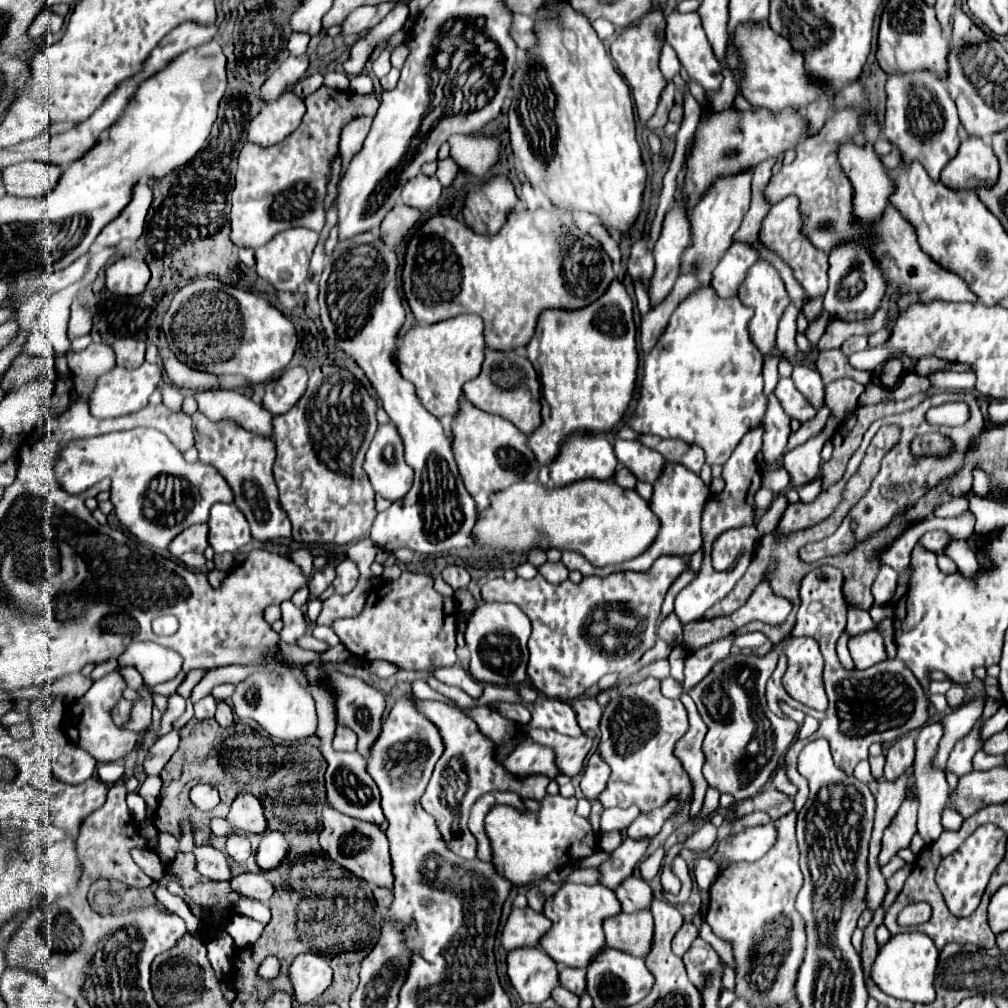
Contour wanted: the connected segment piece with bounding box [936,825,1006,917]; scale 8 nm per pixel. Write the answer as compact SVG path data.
M982 825L952 855L948 855L948 859L942 859L936 871L936 883L952 914L967 917L978 907L992 871L1004 855L1004 843L1006 837L998 827Z

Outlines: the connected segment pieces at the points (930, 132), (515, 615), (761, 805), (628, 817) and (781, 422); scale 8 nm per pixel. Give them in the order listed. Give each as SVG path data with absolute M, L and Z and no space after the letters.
M910 71L902 75L888 75L886 79L886 119L884 119L882 133L888 137L892 145L896 145L902 151L904 161L920 161L934 181L938 181L942 167L958 151L958 145L960 145L960 137L956 133L958 125L960 125L960 119L956 113L956 105L950 99L940 75L934 75L934 71Z
M480 603L468 619L466 645L470 649L470 673L482 683L514 687L526 679L530 619L512 603Z
M768 787L768 789L760 791L756 797L750 797L750 799L746 799L746 801L740 801L740 803L736 805L736 809L734 809L734 819L732 819L732 823L734 823L736 819L748 815L748 813L754 813L754 811L766 811L766 813L772 817L772 821L776 821L778 817L790 813L792 809L794 809L792 797L784 795L782 791L778 791L778 789L774 789L774 787Z
M628 807L628 809L606 809L602 813L600 827L602 831L624 831L630 827L630 823L640 815L638 807Z
M770 395L770 403L768 403L768 411L764 415L764 459L774 465L780 461L788 437L790 437L790 417L782 411L778 399L774 395Z

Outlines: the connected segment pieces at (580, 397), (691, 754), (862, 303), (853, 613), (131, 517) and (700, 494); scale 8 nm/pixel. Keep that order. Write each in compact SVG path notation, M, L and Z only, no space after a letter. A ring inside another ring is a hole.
M614 279L610 287L606 289L606 295L590 303L590 307L582 307L578 311L542 311L538 317L538 327L534 333L534 339L526 345L526 357L542 375L542 395L546 403L550 405L550 425L540 425L534 433L528 435L528 447L538 457L540 465L550 465L550 461L556 457L562 441L566 435L570 435L576 429L590 432L612 430L620 422L622 423L632 400L634 393L634 381L636 381L636 367L638 367L638 353L636 353L636 327L632 321L632 299L626 293L624 285ZM586 383L586 391L578 391L576 385Z
M682 693L680 701L682 701L682 705L688 711L688 723L690 723L690 727L688 727L688 733L682 735L682 739L678 739L678 743L676 743L676 755L678 755L678 759L684 765L684 769L690 773L690 777L696 783L696 799L694 799L694 803L692 803L692 807L689 810L690 818L692 818L696 817L696 813L698 813L698 809L702 805L702 793L700 793L702 783L704 783L704 779L702 779L702 765L704 765L702 741L704 741L704 735L706 735L706 725L700 719L700 715L696 711L696 705L690 699L688 693Z
M850 243L850 245L836 247L830 253L828 277L830 277L830 289L824 297L824 311L828 311L830 317L842 319L848 323L874 317L874 313L878 311L880 299L884 295L884 279L878 271L878 265L874 263L874 259L870 259L870 253L862 245Z
M850 607L848 609L848 625L846 625L848 637L862 635L862 631L878 631L880 633L880 627L878 627L878 623L872 621L870 613L866 613L858 607Z
M130 429L130 431L114 431L96 435L94 439L74 439L62 447L58 453L58 459L54 463L54 473L62 489L70 495L78 495L89 487L99 482L104 477L110 477L110 501L114 505L114 513L120 519L120 523L136 535L140 541L156 547L156 549L168 549L168 543L178 535L182 529L206 523L210 515L210 507L214 503L232 503L234 495L228 487L226 479L210 465L204 465L200 461L186 463L182 459L182 453L168 441L166 435L162 435L156 429Z
M666 463L666 467L662 469L662 475L654 483L654 495L650 499L650 509L654 511L654 515L658 515L662 527L658 531L656 541L638 559L626 561L622 565L608 565L602 569L594 569L584 559L580 559L580 555L576 555L576 553L572 555L572 553L564 551L562 563L568 567L568 571L580 571L582 575L612 575L614 571L646 571L654 563L654 559L658 559L660 555L668 555L668 553L692 555L702 545L702 503L708 499L708 495L710 495L710 491L704 487L702 479L696 473L692 473L690 469L686 469L678 463Z

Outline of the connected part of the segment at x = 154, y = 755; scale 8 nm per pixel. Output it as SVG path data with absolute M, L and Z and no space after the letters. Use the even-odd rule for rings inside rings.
M170 731L168 735L160 737L146 753L144 763L142 763L142 773L146 777L150 775L160 775L164 765L170 761L172 753L178 749L178 731Z

